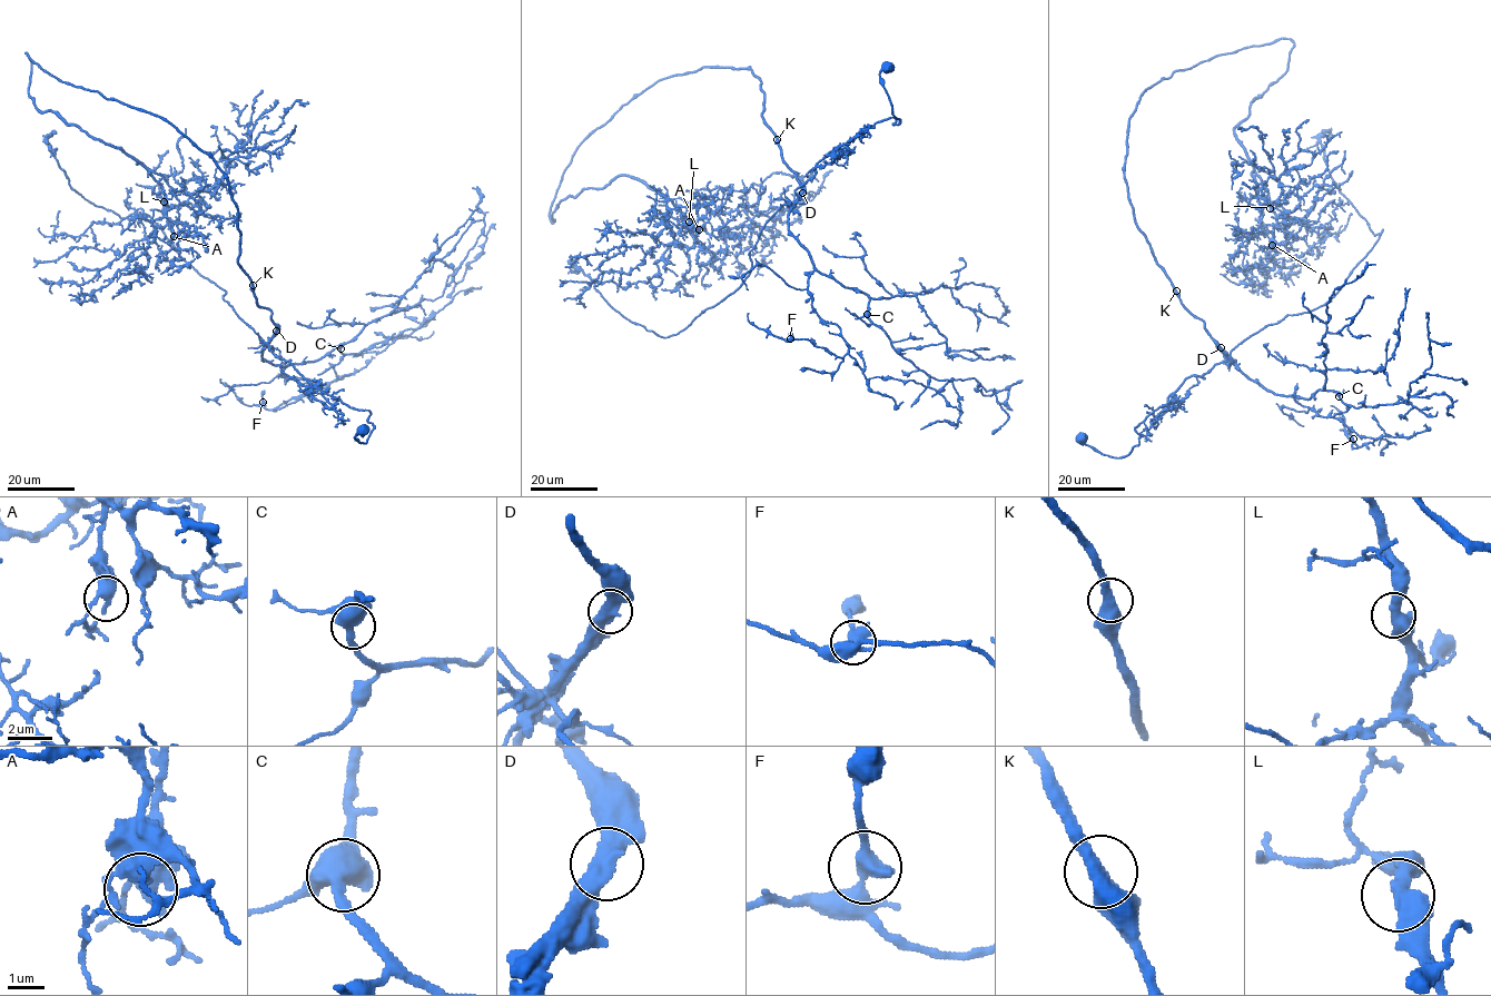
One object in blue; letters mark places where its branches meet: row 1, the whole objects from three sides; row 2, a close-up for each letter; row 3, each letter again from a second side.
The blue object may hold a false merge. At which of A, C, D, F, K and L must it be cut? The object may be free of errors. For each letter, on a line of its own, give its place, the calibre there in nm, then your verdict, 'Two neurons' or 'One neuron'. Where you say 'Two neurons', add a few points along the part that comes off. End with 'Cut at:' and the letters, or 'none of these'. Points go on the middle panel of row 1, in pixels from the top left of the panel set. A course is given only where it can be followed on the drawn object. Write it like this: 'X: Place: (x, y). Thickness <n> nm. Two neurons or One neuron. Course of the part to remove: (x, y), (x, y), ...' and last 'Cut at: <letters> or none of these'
A: Place: (699, 229). Thickness 460 nm. One neuron
C: Place: (867, 314). Thickness 480 nm. One neuron
D: Place: (802, 193). Thickness 440 nm. Two neurons. Course of the part to remove: (802, 191), (761, 229), (737, 288), (675, 334), (622, 316), (573, 264), (568, 273)
F: Place: (790, 338). Thickness 400 nm. One neuron
K: Place: (777, 139). Thickness 480 nm. One neuron
L: Place: (689, 222). Thickness 480 nm. One neuron
Cut at: D

